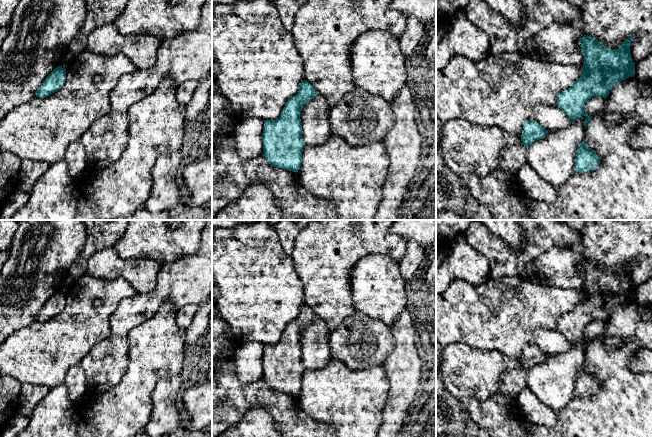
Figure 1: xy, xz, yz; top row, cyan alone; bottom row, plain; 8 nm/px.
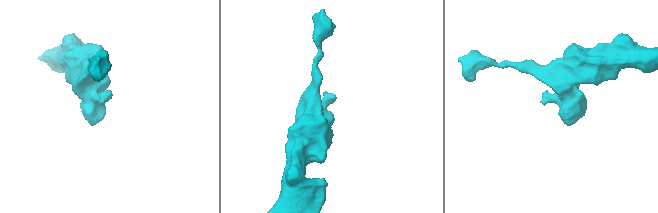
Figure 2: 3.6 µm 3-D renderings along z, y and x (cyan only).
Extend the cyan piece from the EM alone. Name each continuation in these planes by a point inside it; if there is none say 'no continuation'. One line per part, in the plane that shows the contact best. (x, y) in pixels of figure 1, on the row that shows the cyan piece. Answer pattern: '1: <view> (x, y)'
1: yz (512, 159)

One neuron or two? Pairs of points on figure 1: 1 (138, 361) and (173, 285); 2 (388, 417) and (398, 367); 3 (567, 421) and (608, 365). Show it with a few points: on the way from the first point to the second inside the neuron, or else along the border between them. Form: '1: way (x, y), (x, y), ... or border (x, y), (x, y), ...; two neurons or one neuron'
1: border (177, 308), (169, 302), (165, 302), (149, 319); two neurons
2: way (396, 405), (398, 400), (398, 379); one neuron
3: way (583, 414), (608, 389), (608, 381); one neuron

